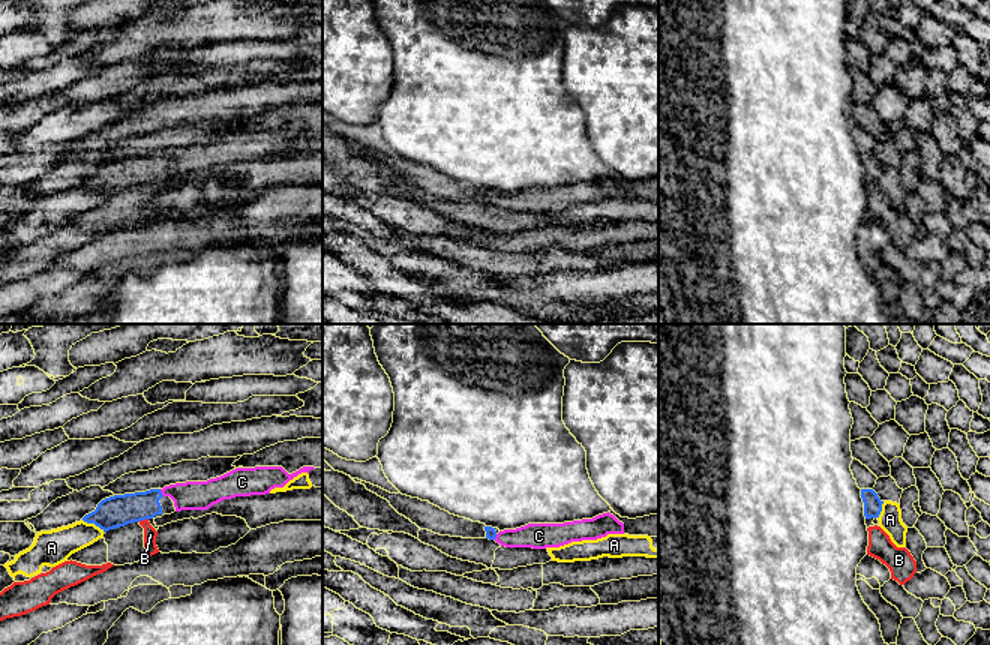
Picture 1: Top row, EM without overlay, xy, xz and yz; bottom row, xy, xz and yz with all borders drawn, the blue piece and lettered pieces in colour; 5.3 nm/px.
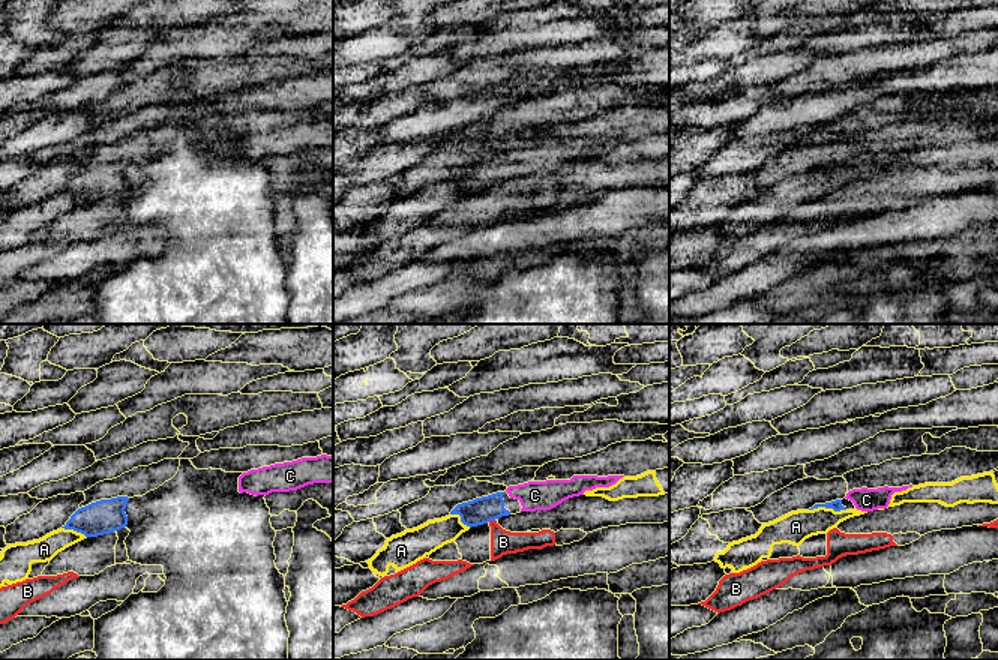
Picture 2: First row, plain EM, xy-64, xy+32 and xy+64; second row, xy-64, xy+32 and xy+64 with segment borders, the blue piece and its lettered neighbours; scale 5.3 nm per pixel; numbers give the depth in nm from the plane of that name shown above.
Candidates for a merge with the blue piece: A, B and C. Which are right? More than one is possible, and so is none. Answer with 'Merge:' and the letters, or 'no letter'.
Merge: C

